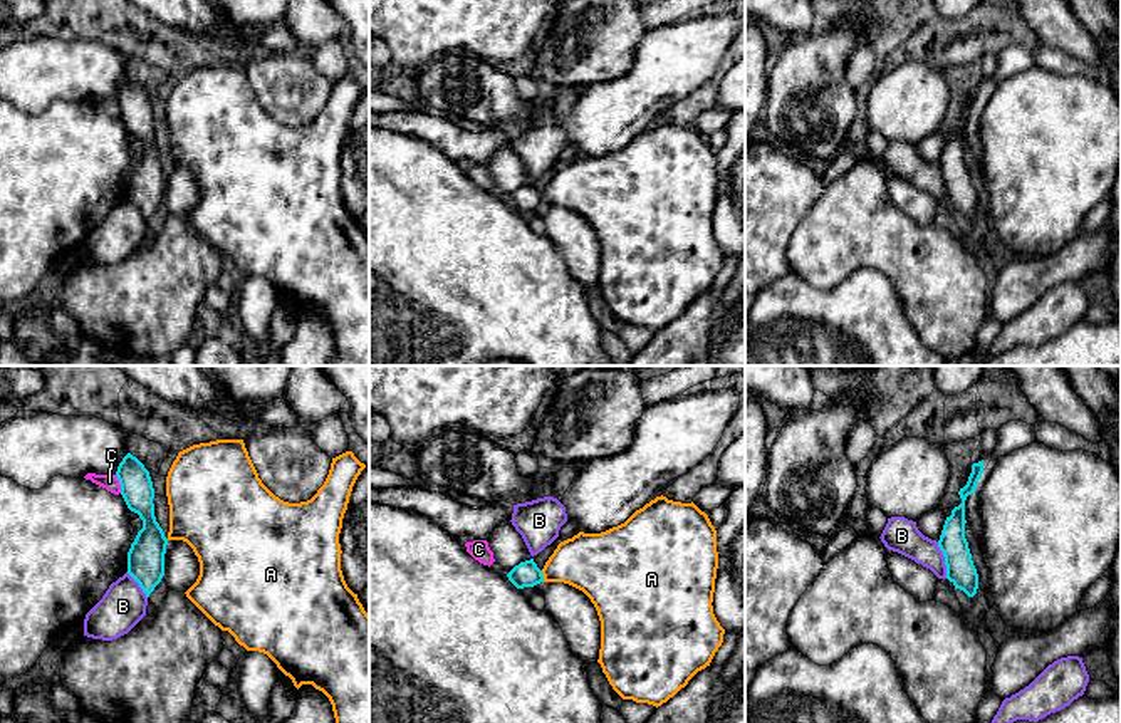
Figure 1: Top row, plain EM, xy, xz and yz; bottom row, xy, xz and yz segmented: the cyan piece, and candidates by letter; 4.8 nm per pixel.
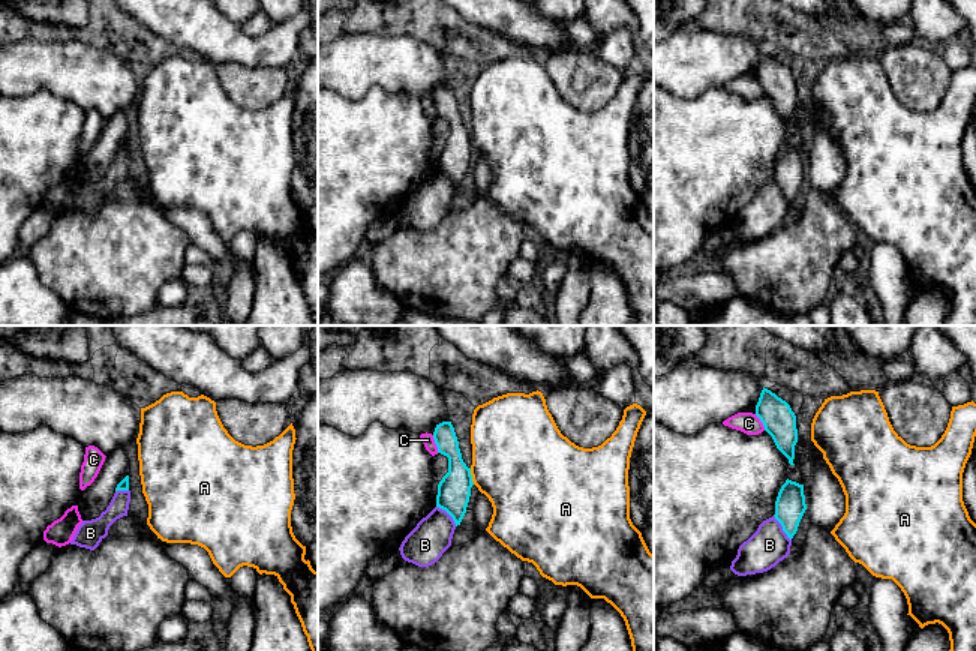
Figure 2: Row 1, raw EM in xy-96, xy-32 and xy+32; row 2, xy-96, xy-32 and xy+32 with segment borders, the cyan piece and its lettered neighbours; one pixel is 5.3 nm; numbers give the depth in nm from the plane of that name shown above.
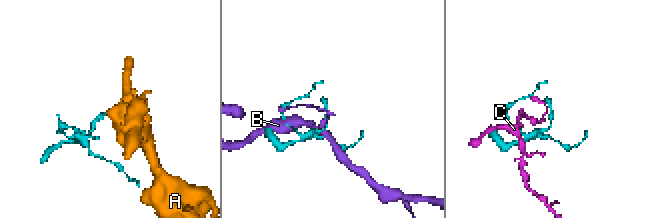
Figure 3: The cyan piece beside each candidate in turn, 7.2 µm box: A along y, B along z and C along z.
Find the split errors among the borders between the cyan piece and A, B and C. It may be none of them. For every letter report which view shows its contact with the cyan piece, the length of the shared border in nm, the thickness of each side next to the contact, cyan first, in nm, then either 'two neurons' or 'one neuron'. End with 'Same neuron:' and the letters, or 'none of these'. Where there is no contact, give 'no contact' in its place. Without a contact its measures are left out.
A: xz | 60 nm | 120/280 nm | two neurons
B: yz | 180 nm | 140/170 nm | two neurons
C: xy | 90 nm | 160/80 nm | two neurons
Same neuron: none of these

